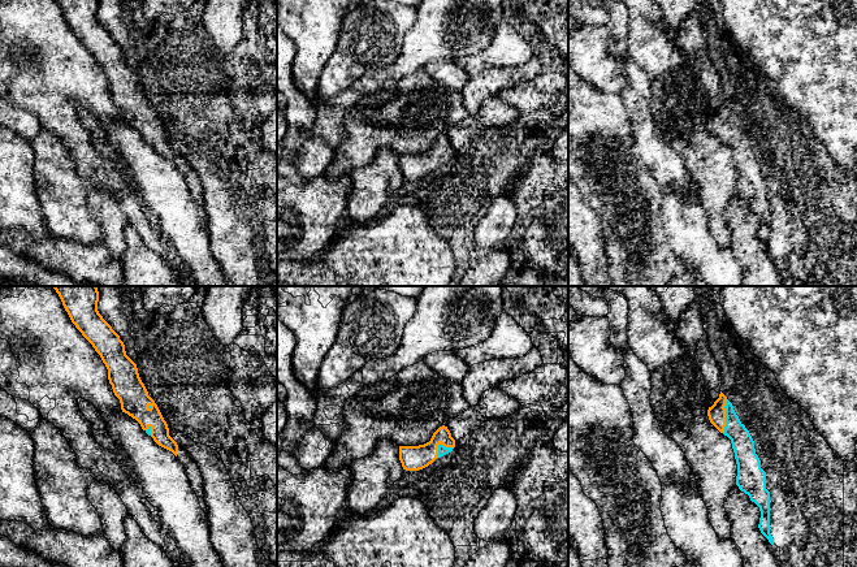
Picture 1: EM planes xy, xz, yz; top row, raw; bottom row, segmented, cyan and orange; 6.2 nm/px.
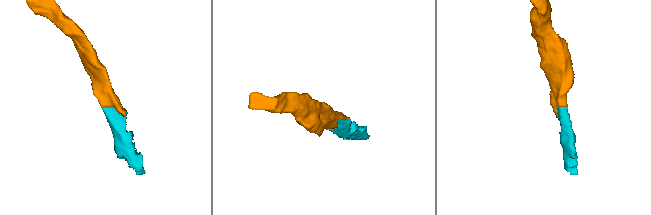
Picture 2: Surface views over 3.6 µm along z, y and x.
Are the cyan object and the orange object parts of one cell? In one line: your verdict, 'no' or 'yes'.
yes

